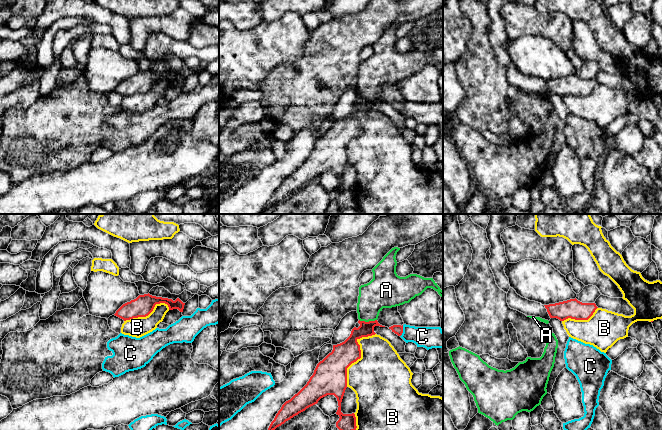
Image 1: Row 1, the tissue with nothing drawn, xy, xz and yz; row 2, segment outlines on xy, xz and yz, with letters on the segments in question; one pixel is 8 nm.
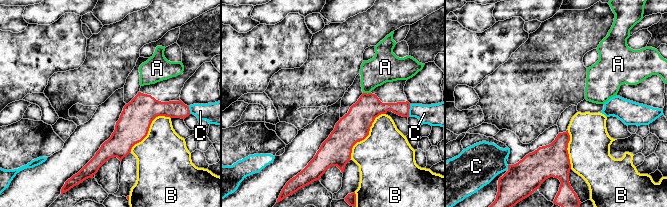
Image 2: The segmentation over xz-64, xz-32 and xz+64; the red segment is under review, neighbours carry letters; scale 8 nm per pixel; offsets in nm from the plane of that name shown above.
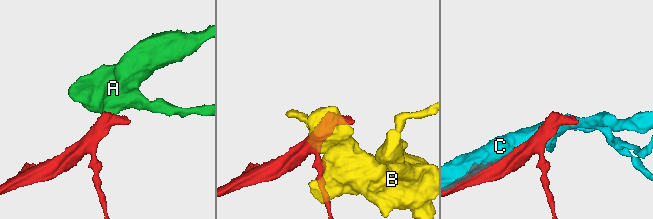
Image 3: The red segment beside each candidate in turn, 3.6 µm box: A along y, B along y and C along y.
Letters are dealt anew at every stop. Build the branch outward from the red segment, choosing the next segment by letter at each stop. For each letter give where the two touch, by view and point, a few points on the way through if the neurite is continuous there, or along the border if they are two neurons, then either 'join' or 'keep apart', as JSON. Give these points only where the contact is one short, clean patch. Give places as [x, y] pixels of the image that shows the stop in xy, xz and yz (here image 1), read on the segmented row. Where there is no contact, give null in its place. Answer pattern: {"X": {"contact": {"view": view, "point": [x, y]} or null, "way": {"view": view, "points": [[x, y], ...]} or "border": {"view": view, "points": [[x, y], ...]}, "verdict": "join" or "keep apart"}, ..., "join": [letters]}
{"A": {"contact": {"view": "xz", "point": [369, 321]}, "border": {"view": "xz", "points": [[359, 319], [365, 321], [376, 320]]}, "verdict": "keep apart"}, "B": {"contact": {"view": "xz", "point": [360, 355]}, "verdict": "keep apart"}, "C": {"contact": {"view": "xz", "point": [402, 331]}, "verdict": "keep apart"}, "join": []}

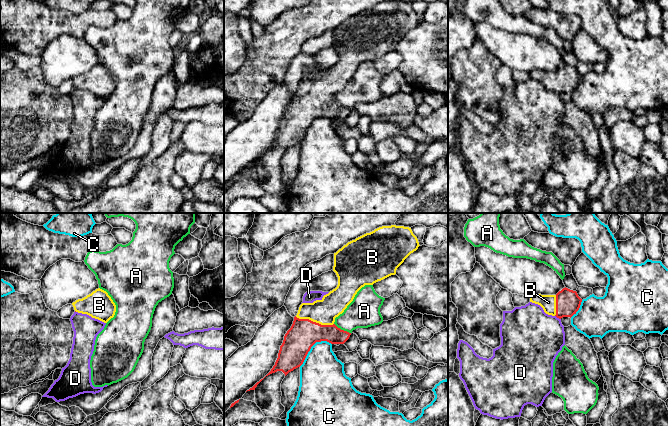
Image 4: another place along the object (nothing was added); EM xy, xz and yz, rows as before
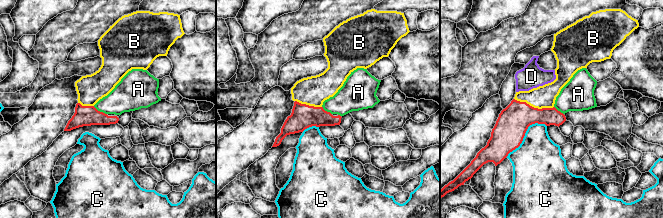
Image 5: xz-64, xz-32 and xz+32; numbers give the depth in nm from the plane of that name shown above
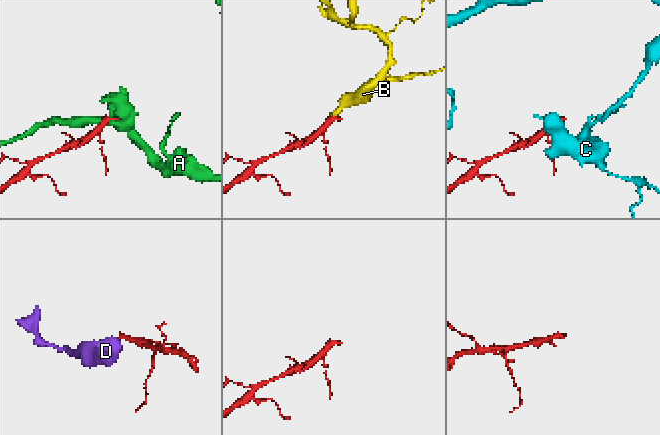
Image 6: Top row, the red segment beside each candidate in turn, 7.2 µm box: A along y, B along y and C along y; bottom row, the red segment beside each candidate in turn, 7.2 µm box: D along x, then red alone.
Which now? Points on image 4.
{"A": {"contact": {"view": "xz", "point": [342, 330]}, "border": {"view": "xz", "points": [[334, 323], [350, 333]]}, "verdict": "keep apart"}, "B": {"contact": {"view": "xz", "point": [314, 322]}, "way": {"view": "xz", "points": [[304, 333], [314, 322], [324, 312]]}, "verdict": "join"}, "C": {"contact": {"view": "xz", "point": [311, 346]}, "verdict": "keep apart"}, "D": {"contact": {"view": "yz", "point": [558, 317]}, "border": {"view": "yz", "points": [[555, 315], [560, 319]]}, "verdict": "keep apart"}, "join": ["B"]}

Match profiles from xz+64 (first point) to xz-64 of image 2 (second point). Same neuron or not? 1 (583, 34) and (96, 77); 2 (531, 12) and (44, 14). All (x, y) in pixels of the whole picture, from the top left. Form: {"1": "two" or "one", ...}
{"1": "one", "2": "one"}

